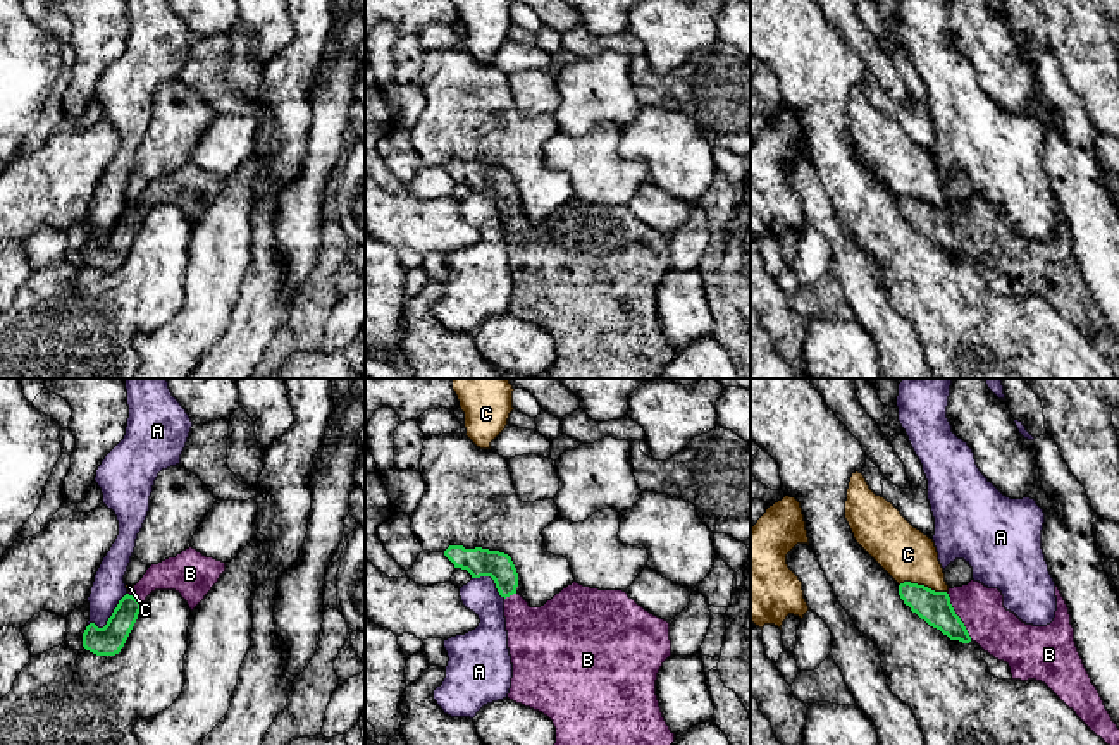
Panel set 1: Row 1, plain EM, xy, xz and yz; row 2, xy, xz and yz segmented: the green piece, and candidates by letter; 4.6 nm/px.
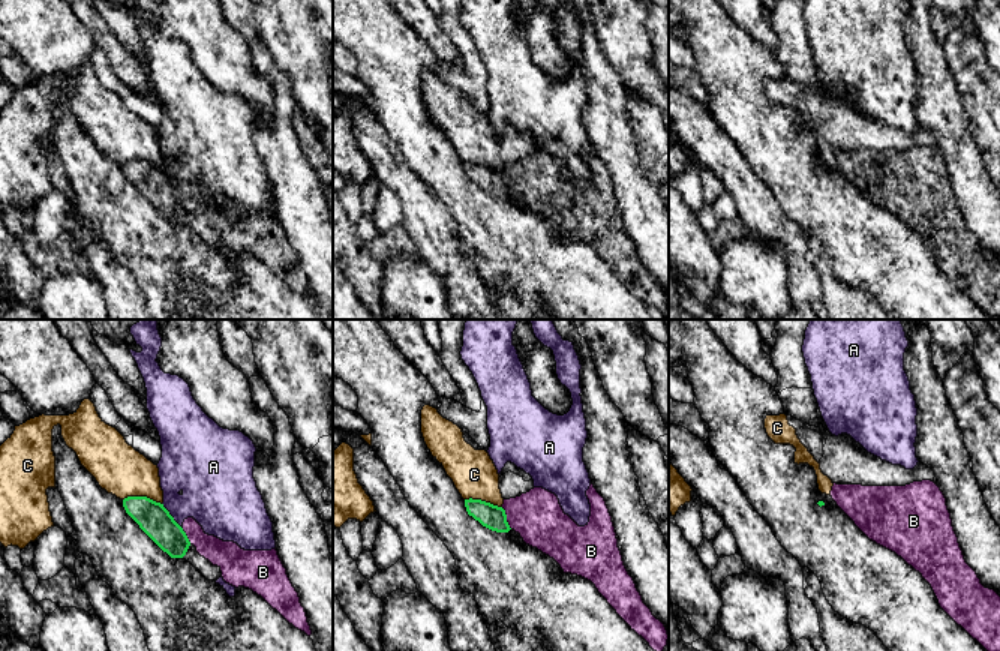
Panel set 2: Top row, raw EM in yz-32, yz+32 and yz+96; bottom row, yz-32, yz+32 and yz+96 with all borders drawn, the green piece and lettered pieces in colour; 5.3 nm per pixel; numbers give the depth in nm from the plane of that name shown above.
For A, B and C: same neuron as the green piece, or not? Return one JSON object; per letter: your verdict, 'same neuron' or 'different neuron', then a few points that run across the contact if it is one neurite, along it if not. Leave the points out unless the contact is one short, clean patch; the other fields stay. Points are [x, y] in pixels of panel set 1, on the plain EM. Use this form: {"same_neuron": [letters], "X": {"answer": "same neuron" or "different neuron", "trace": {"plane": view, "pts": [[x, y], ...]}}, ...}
{"same_neuron": ["B"], "A": {"answer": "different neuron", "trace": {"plane": "xy", "pts": [[126, 207], [102, 241], [88, 240]]}}, "B": {"answer": "same neuron", "trace": {"plane": "yz", "pts": [[935, 222], [958, 231], [980, 231], [999, 246]]}}, "C": {"answer": "different neuron"}}

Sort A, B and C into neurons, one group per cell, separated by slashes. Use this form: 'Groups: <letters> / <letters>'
Groups: A / B / C

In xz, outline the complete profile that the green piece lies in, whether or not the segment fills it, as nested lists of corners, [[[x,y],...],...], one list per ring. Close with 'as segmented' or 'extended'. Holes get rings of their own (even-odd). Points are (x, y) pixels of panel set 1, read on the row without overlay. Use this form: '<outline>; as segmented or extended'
[[[449,160],[444,170],[472,193],[491,191],[504,213],[508,263],[513,292],[508,313],[547,330],[556,342],[551,379],[658,379],[675,356],[656,310],[656,294],[671,270],[670,237],[651,229],[623,205],[599,205],[577,196],[541,222],[530,222],[516,206],[518,188],[511,172],[482,162]]]; extended

